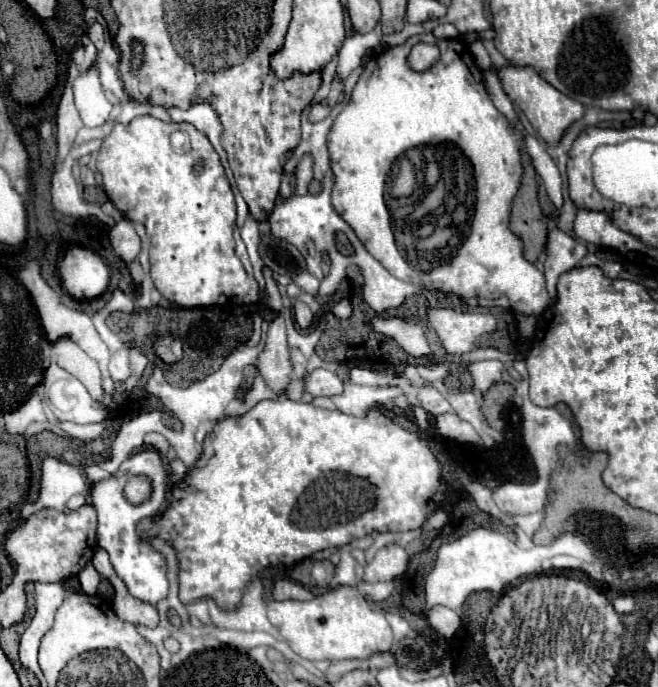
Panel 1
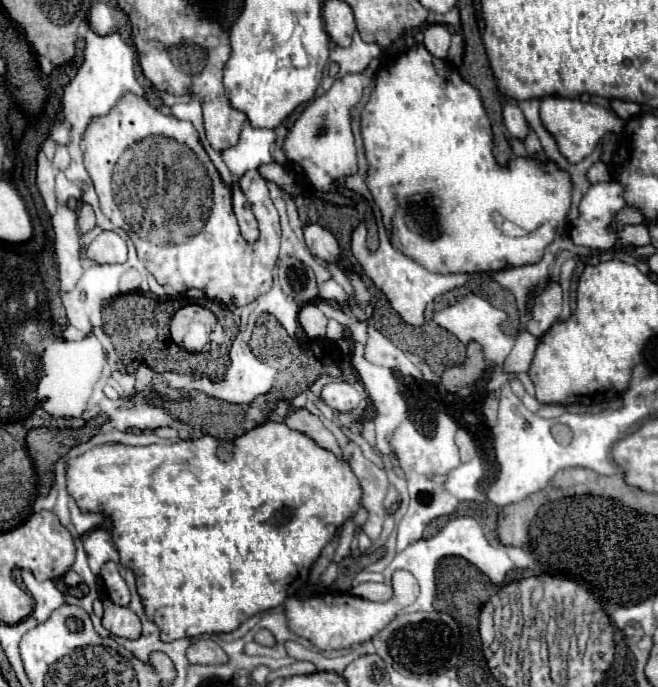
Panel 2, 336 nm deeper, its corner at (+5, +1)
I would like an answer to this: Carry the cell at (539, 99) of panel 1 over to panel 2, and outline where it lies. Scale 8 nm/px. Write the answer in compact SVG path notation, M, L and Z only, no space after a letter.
M542 97L540 99L540 121L546 127L546 131L554 137L558 151L568 159L568 163L580 163L584 157L588 157L596 143L602 139L606 131L620 133L622 129L622 119L612 115L608 109L592 103L582 103L580 99L568 99L568 97Z

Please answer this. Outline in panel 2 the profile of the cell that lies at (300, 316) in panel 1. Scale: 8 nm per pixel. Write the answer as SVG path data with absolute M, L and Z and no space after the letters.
M314 303L302 305L302 309L298 313L298 321L300 321L302 329L306 331L306 335L310 339L326 335L326 323L328 323L328 319L324 317L324 313Z

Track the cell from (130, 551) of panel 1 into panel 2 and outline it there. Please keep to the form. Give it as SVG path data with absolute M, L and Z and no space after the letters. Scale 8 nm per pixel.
M114 561L104 563L100 575L104 579L104 587L106 587L108 597L118 605L128 605L130 603L130 589L128 589L126 581L122 579L122 575L118 573L116 563Z

